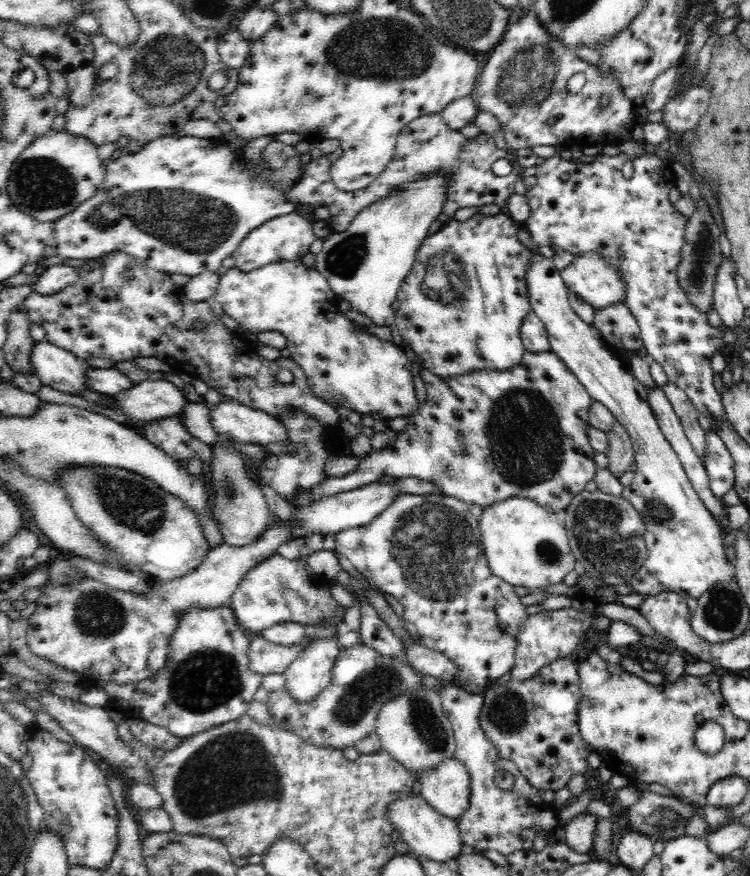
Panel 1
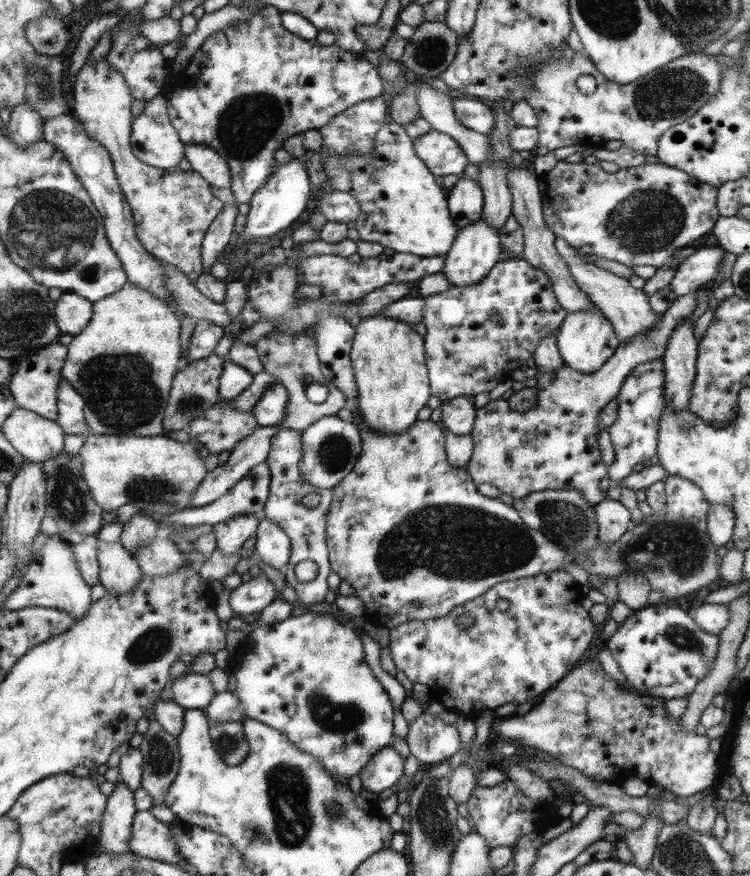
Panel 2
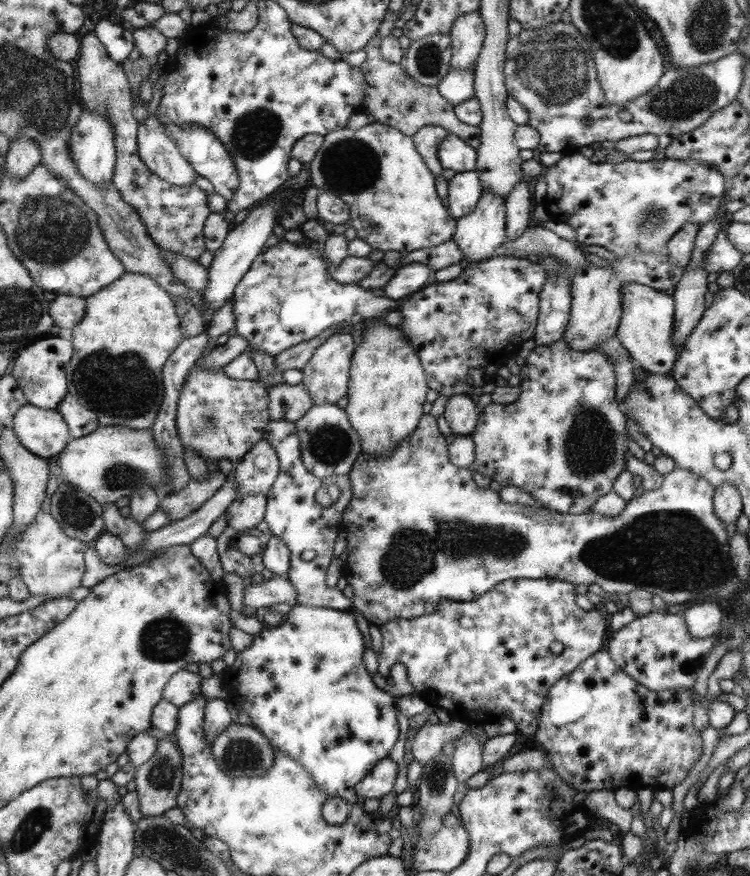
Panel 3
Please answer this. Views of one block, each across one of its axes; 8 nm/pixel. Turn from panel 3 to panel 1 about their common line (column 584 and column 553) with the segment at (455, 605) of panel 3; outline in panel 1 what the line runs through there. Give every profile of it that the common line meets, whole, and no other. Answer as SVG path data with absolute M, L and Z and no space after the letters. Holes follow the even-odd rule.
M574 608L562 610L542 610L539 614L528 616L526 622L518 628L518 644L514 652L514 666L511 668L512 681L532 679L545 664L560 658L568 658L574 652L576 644L582 640L584 632L590 628L592 616L576 612Z

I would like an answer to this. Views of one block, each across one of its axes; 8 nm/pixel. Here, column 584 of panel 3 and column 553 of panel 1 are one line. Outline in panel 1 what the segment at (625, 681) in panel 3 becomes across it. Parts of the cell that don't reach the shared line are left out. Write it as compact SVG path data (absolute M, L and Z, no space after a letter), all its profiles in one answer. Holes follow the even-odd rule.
M560 658L545 664L532 679L512 681L500 685L490 685L483 696L481 708L481 728L490 742L497 746L502 760L511 760L522 776L534 788L557 791L567 786L567 782L576 774L590 775L587 756L587 743L579 731L578 713L581 692L579 674L572 659Z

